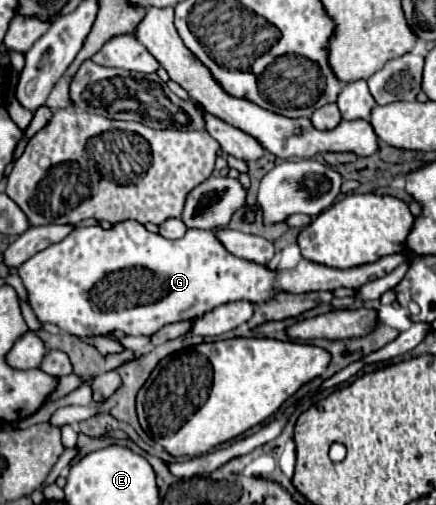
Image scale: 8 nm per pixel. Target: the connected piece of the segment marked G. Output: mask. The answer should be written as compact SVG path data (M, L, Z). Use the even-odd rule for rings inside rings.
M124 220L108 230L102 226L76 226L64 240L28 258L18 274L42 324L56 324L78 338L106 336L116 330L128 336L150 336L166 324L198 318L228 302L268 300L278 290L302 294L340 286L360 288L390 274L404 260L404 254L392 254L348 270L302 260L294 270L280 272L232 256L212 230L192 228L180 240L168 240L148 232L136 220Z

